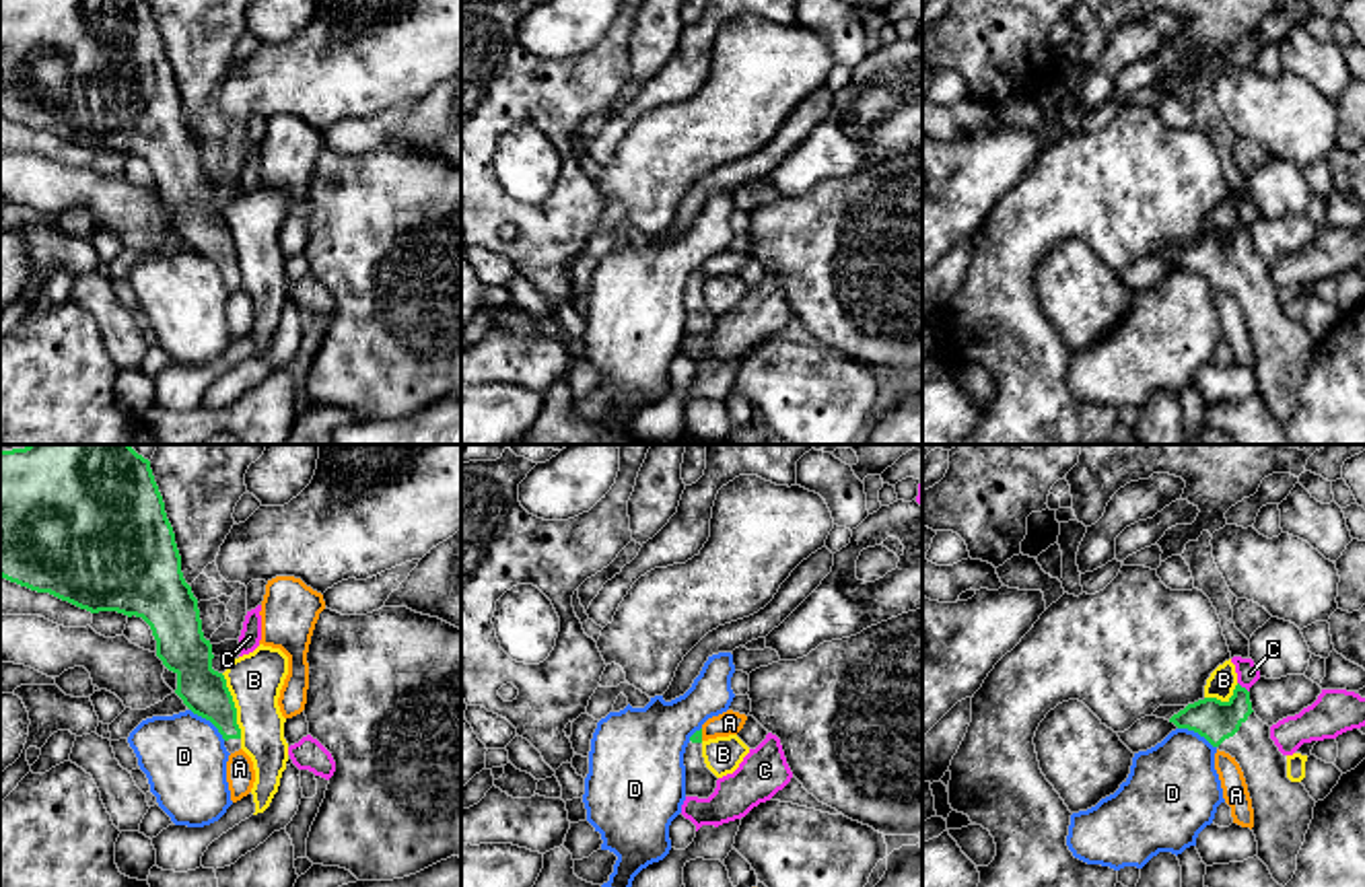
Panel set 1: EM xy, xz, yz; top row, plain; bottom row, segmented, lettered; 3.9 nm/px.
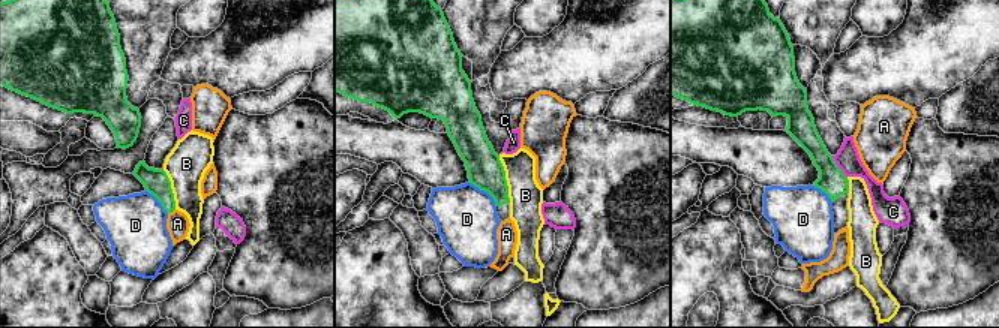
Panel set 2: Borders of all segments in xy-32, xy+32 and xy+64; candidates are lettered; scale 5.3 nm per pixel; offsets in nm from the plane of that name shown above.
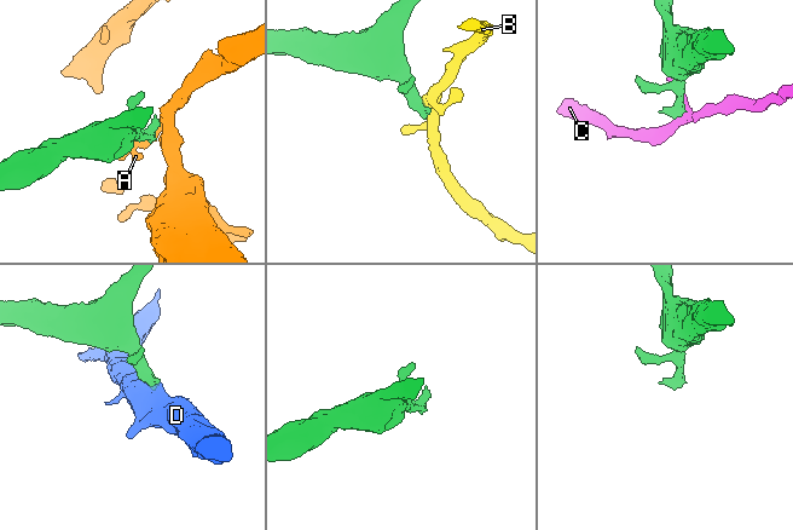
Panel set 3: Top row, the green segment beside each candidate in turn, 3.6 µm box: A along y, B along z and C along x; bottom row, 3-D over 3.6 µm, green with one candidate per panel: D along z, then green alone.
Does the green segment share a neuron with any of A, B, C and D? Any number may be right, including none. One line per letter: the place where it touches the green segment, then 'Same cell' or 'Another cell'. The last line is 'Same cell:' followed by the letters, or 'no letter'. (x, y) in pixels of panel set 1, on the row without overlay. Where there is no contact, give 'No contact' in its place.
A: Touches green at xz (701, 274). Another cell
B: Touches green at xy (233, 245). Another cell
C: Touches green at yz (1244, 227). Another cell
D: Touches green at xy (208, 258). Another cell
Same cell: no letter

